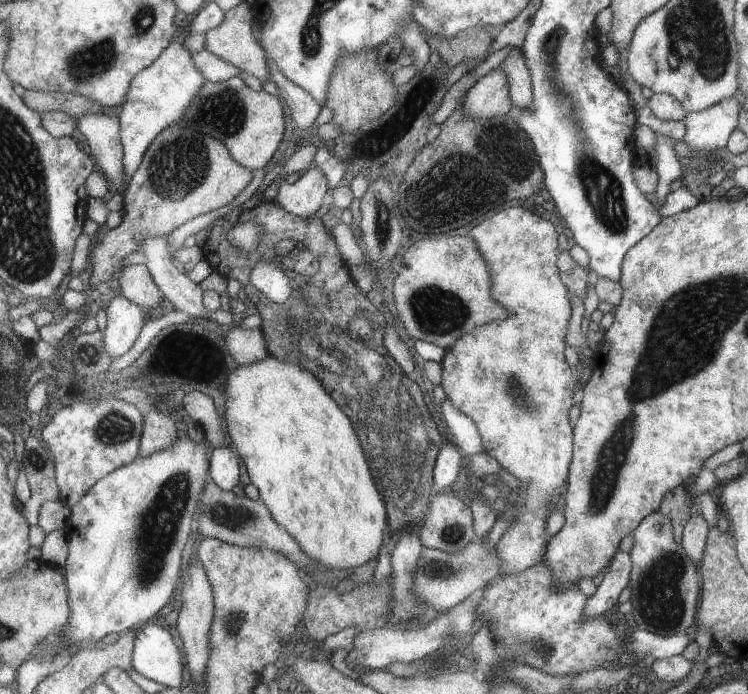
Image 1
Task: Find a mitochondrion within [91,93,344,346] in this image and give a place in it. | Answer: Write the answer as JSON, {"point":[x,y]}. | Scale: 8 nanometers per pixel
{"point":[175,170]}

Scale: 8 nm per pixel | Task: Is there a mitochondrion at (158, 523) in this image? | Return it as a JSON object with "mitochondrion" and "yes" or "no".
{"mitochondrion":"yes"}

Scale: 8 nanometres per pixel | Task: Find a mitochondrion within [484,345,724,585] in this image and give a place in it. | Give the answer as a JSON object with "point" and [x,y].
{"point":[519,396]}

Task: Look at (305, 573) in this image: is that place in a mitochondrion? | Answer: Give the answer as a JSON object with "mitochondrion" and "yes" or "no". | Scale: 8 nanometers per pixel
{"mitochondrion":"no"}

